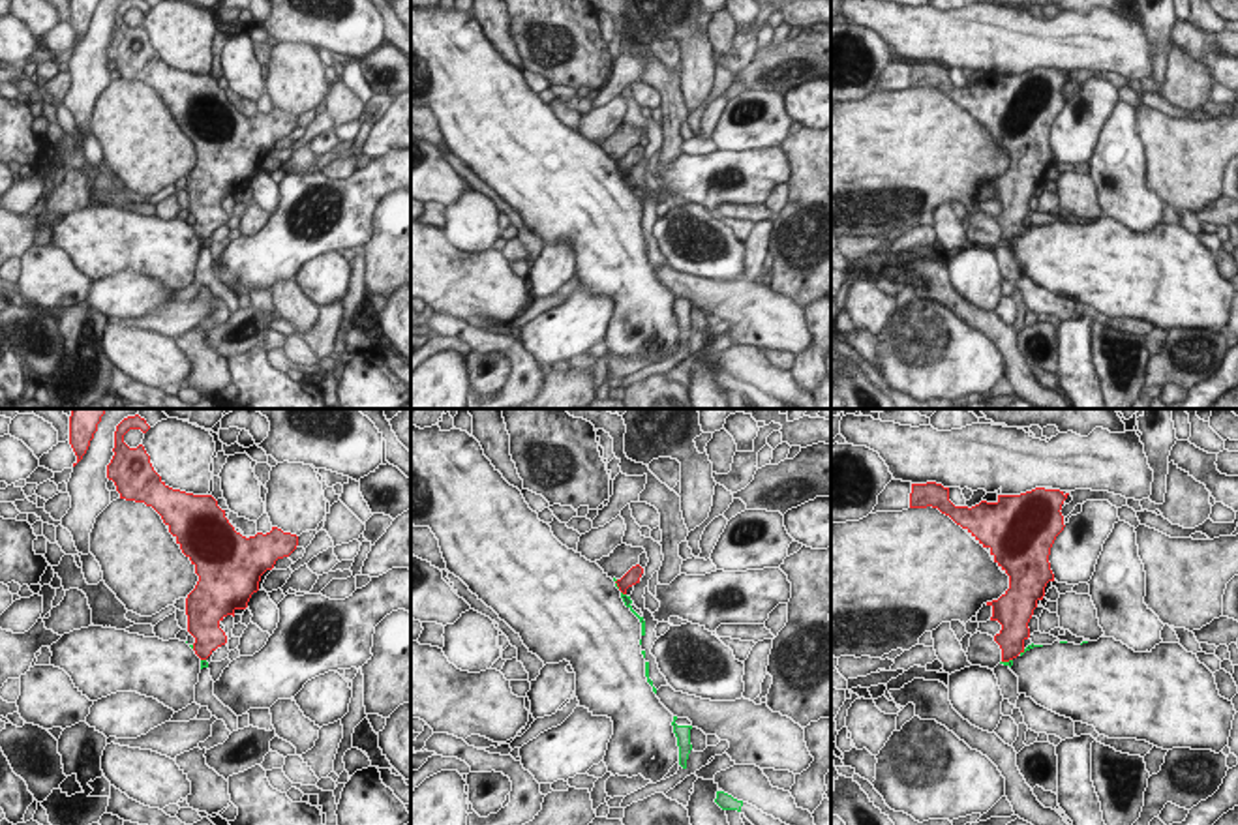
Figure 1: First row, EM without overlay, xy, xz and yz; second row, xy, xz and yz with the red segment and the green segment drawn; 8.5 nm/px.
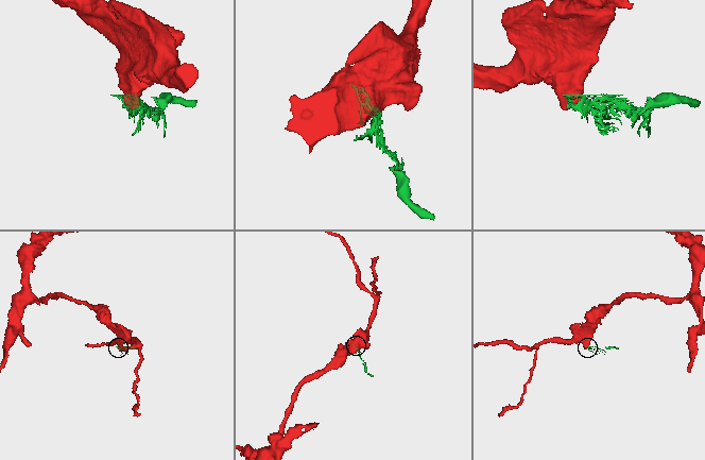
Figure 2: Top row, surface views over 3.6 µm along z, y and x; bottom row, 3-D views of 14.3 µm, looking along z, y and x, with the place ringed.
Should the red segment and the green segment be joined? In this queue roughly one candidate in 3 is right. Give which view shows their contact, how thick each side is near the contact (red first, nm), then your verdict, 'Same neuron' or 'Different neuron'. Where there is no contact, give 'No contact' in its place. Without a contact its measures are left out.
Touches red in yz. Thickness 240 nm (red) against 50 nm. Different neuron

